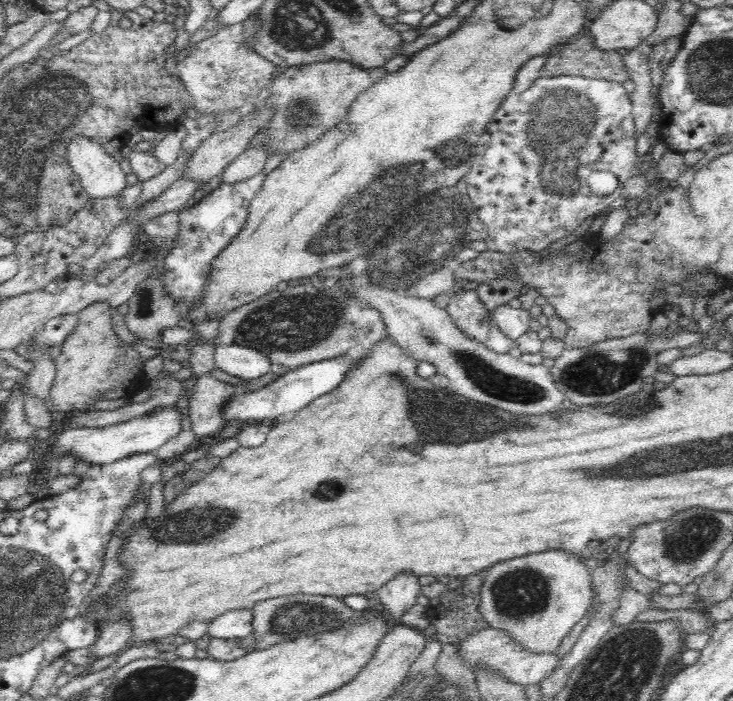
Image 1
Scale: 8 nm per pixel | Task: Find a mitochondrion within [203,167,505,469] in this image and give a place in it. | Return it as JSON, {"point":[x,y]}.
{"point":[429,236]}

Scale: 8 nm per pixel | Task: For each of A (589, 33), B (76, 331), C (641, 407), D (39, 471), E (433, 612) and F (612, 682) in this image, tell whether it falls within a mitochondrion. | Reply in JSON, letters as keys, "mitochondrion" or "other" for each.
{"A":"other","B":"other","C":"mitochondrion","D":"other","E":"other","F":"mitochondrion"}

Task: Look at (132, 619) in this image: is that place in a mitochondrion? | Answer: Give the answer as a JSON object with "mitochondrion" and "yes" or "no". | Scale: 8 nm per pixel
{"mitochondrion":"no"}

